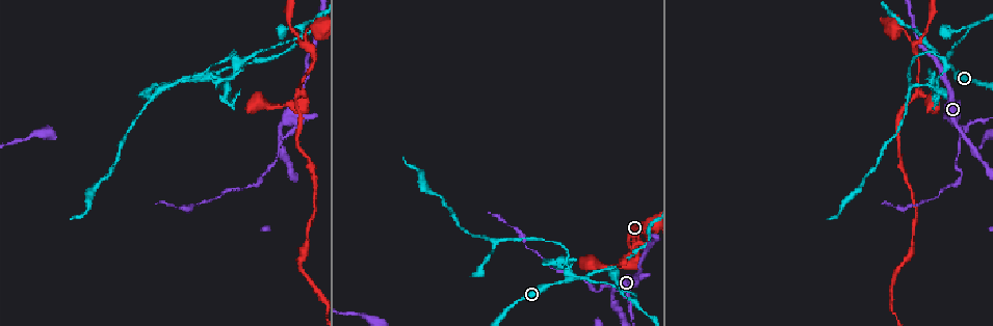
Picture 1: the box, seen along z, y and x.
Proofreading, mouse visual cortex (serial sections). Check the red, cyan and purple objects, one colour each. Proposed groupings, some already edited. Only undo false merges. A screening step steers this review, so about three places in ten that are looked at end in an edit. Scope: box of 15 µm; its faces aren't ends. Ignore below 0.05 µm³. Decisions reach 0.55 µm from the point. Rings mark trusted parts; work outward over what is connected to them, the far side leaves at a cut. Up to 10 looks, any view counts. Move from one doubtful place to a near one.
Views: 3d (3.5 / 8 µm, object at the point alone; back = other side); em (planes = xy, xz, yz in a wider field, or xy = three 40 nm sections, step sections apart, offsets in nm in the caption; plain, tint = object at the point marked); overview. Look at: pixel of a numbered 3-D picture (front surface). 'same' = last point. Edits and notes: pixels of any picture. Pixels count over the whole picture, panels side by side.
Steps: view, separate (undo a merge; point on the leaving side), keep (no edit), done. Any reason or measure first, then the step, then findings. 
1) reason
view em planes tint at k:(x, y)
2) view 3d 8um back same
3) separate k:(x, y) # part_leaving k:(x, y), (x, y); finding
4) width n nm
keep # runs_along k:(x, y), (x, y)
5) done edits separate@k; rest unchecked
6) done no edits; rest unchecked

view 3d 3.5um back at 1:(611, 292)

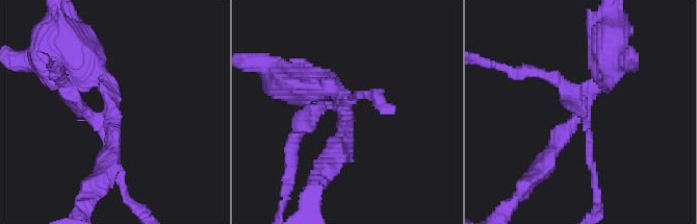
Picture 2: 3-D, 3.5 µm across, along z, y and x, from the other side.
arms 4; arm_widths 150, 200, 200, 300 nm; shape alone is not enough
view em xy step 5 tint at 2:(343, 110)

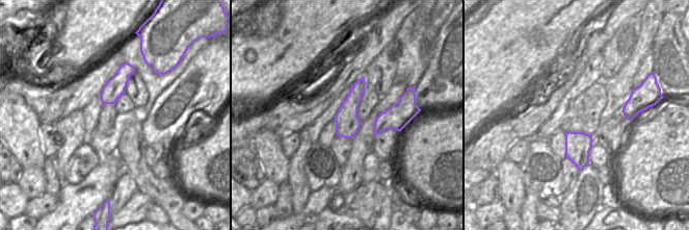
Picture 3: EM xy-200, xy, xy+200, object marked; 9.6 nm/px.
view em xy step 1 tint same

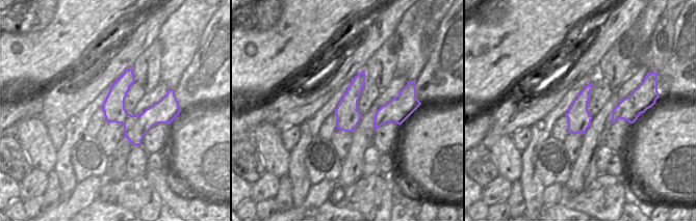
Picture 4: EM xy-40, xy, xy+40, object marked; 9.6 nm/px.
separate 2:(77, 102) # part_leaving 2:(586, 120), (596, 209); two cells meet here

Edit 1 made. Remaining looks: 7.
sharp bend
view 3d 3.5um at 1:(917, 92)

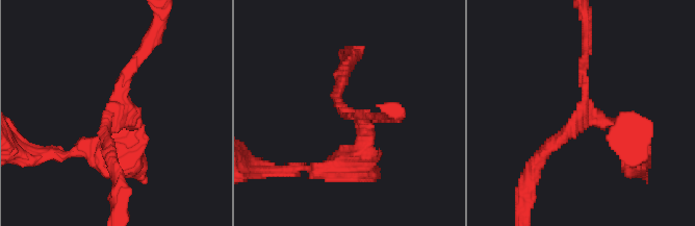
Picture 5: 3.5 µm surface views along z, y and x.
arms 3; arm_widths 150, 200, 200 nm; need the tissue
view em planes plain at 5:(345, 111)

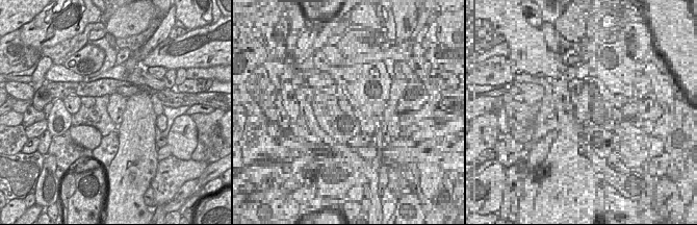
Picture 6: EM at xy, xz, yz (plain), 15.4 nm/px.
where the object lies
view em planes tint same

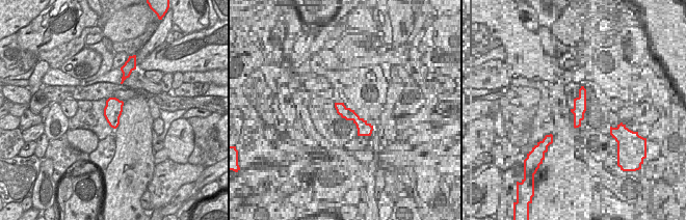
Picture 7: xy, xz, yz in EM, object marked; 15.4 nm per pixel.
keep # runs_along 5:(535, 165), (583, 110), (585, 53); continuous, no second cell

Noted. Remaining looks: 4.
sharp bend
view 3d 8um at 1:(234, 67)

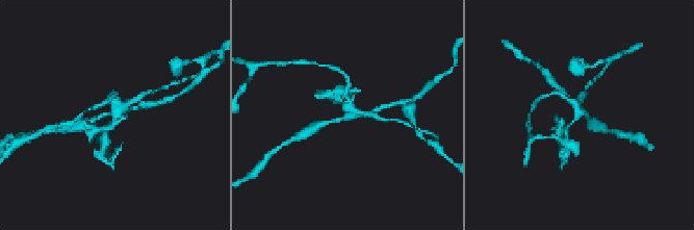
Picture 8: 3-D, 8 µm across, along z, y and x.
zoom in
view 3d 3.5um at 8:(115, 114)

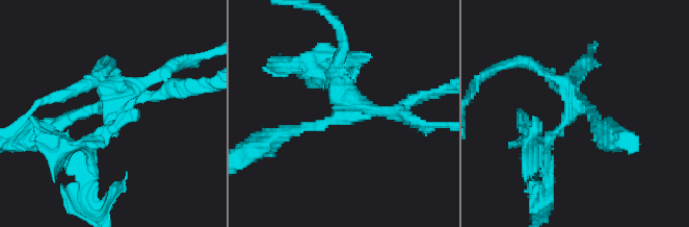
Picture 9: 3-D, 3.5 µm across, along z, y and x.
separate 9:(328, 86) # part_leaving 9:(341, 112), (332, 70), (344, 41); a second cell is stuck on

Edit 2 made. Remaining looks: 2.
done edits separate@2, separate@9; rest unchecked

